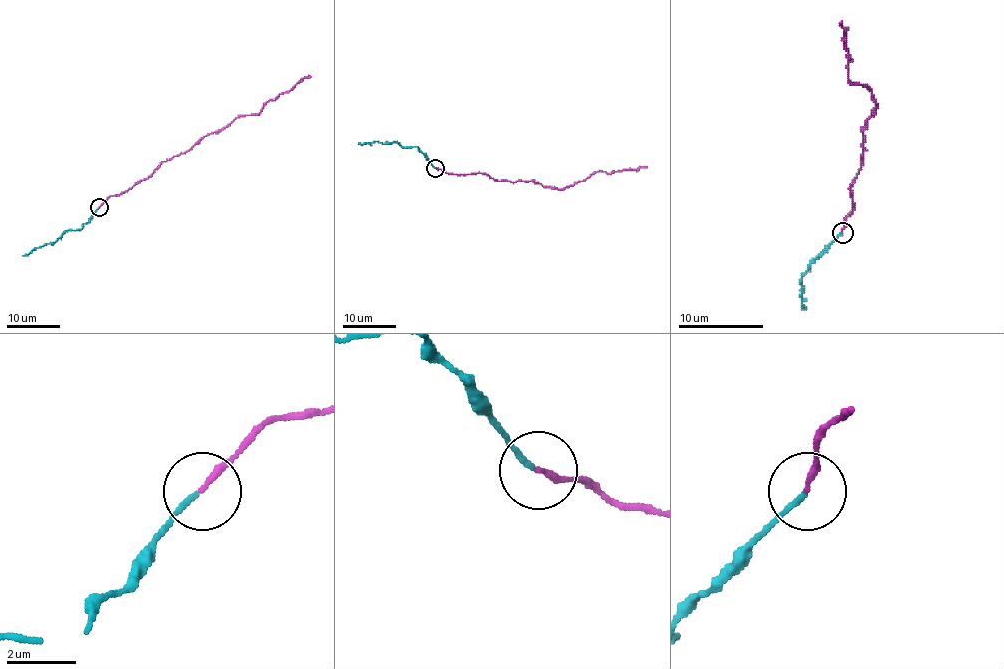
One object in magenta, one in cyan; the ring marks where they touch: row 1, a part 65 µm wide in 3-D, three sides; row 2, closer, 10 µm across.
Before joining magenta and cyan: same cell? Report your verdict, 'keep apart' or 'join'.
join

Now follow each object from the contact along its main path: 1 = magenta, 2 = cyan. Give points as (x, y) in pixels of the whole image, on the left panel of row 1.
1: (99, 208), (111, 196), (145, 180), (164, 161), (185, 153), (239, 116), (255, 115), (270, 100), (311, 76)
2: (99, 208), (80, 229), (66, 230), (54, 242), (34, 247), (22, 255)

